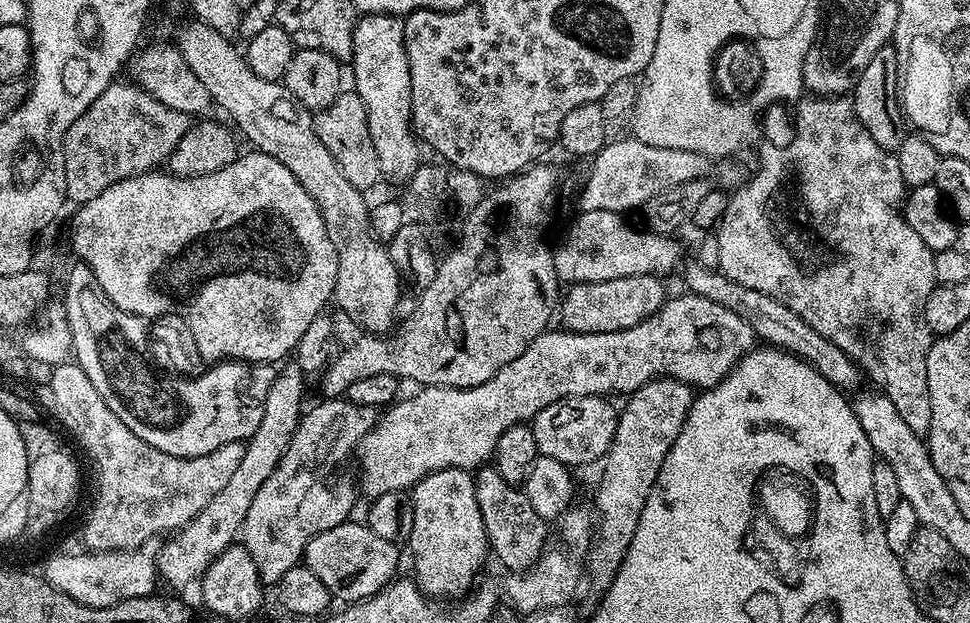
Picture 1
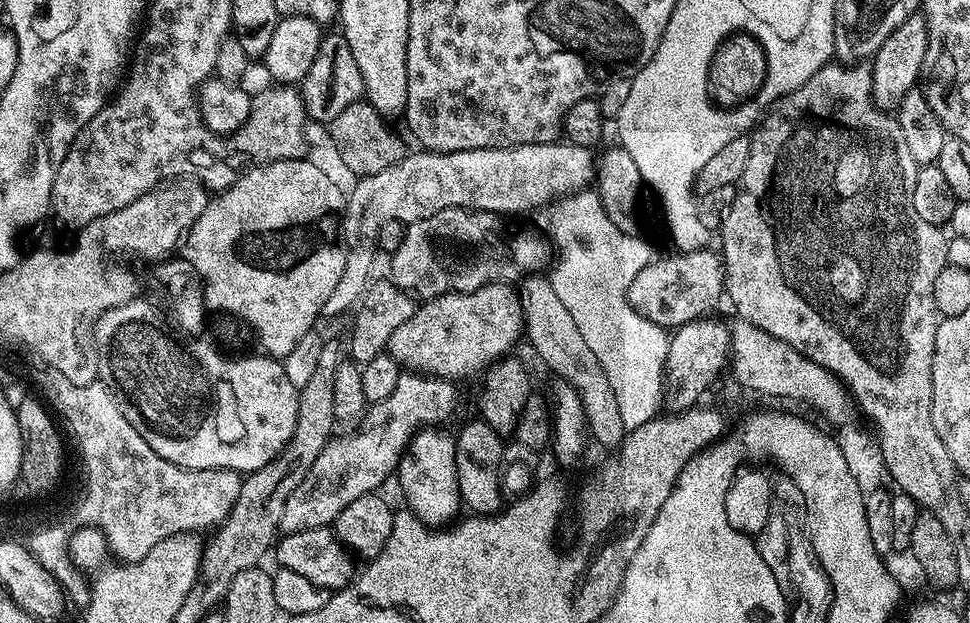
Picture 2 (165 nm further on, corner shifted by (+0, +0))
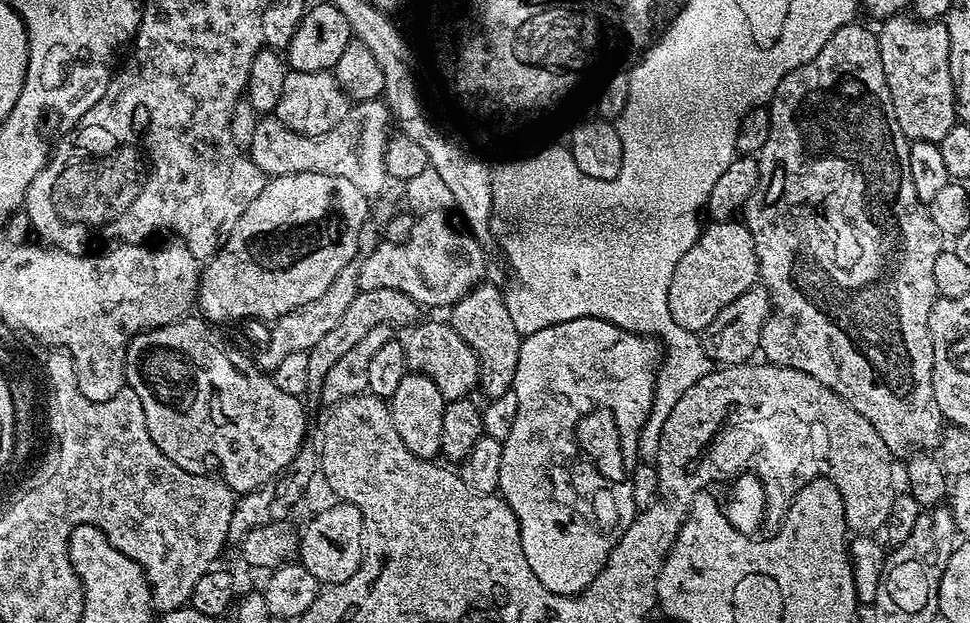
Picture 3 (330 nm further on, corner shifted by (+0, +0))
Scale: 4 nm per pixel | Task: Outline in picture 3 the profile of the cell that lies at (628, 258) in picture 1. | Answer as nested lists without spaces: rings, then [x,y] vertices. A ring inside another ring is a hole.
[[[434,211],[421,214],[410,232],[410,238],[404,243],[390,243],[381,241],[370,255],[363,257],[359,265],[359,286],[361,290],[375,290],[375,288],[392,288],[400,290],[410,296],[422,308],[450,308],[456,304],[477,285],[485,281],[486,259],[488,254],[479,246],[478,242],[463,229],[452,226],[445,211]]]

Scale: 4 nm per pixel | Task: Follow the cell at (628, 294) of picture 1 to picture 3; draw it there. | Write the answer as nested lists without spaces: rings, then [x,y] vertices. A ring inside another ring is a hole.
[[[730,219],[709,225],[701,231],[694,246],[682,254],[682,262],[678,262],[674,270],[668,295],[674,322],[678,322],[678,326],[685,328],[689,334],[703,333],[726,305],[754,287],[760,275],[754,238],[743,222]]]

